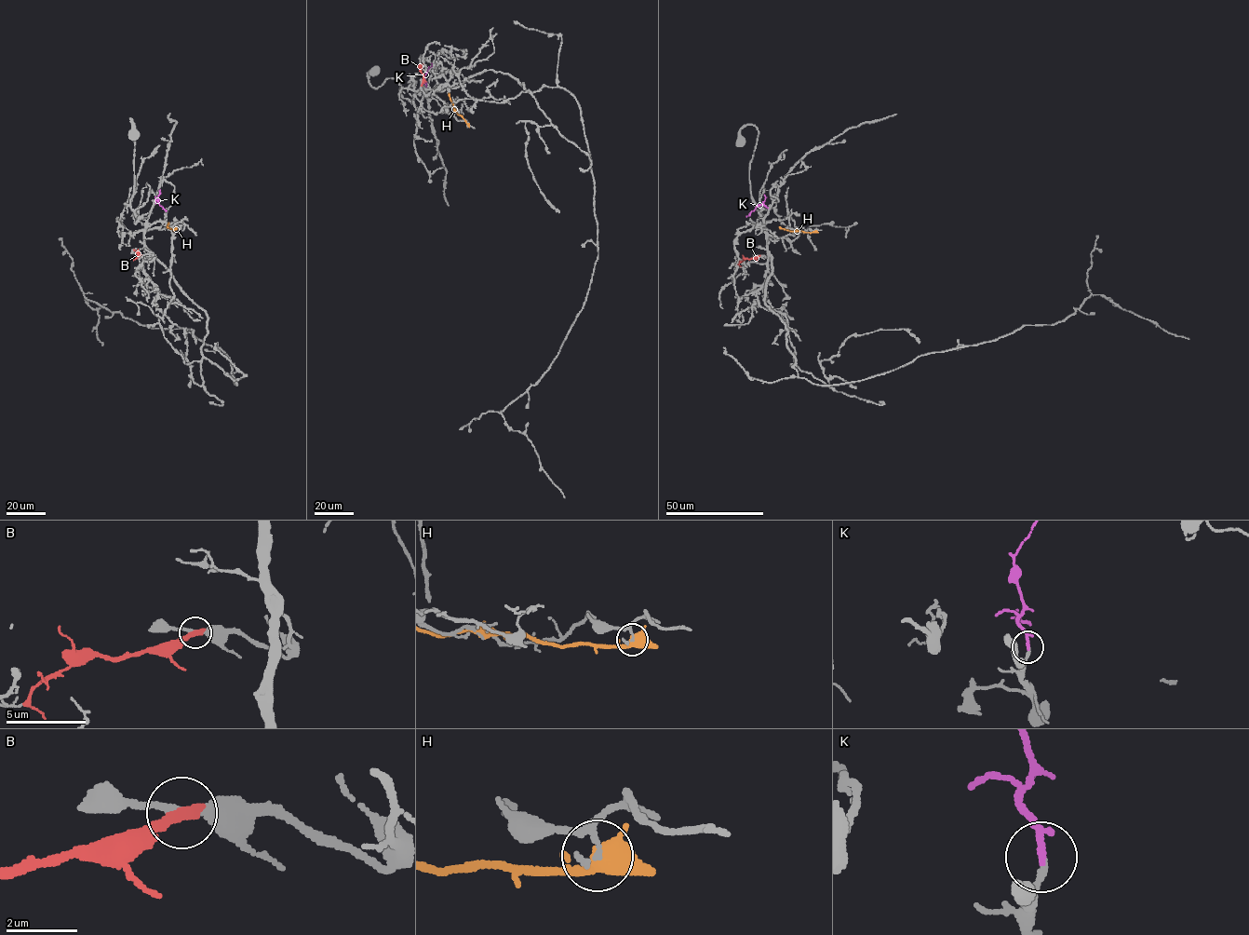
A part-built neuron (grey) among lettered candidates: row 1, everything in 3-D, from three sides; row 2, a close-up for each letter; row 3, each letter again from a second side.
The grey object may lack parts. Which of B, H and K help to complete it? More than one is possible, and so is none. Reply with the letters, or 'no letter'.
K

